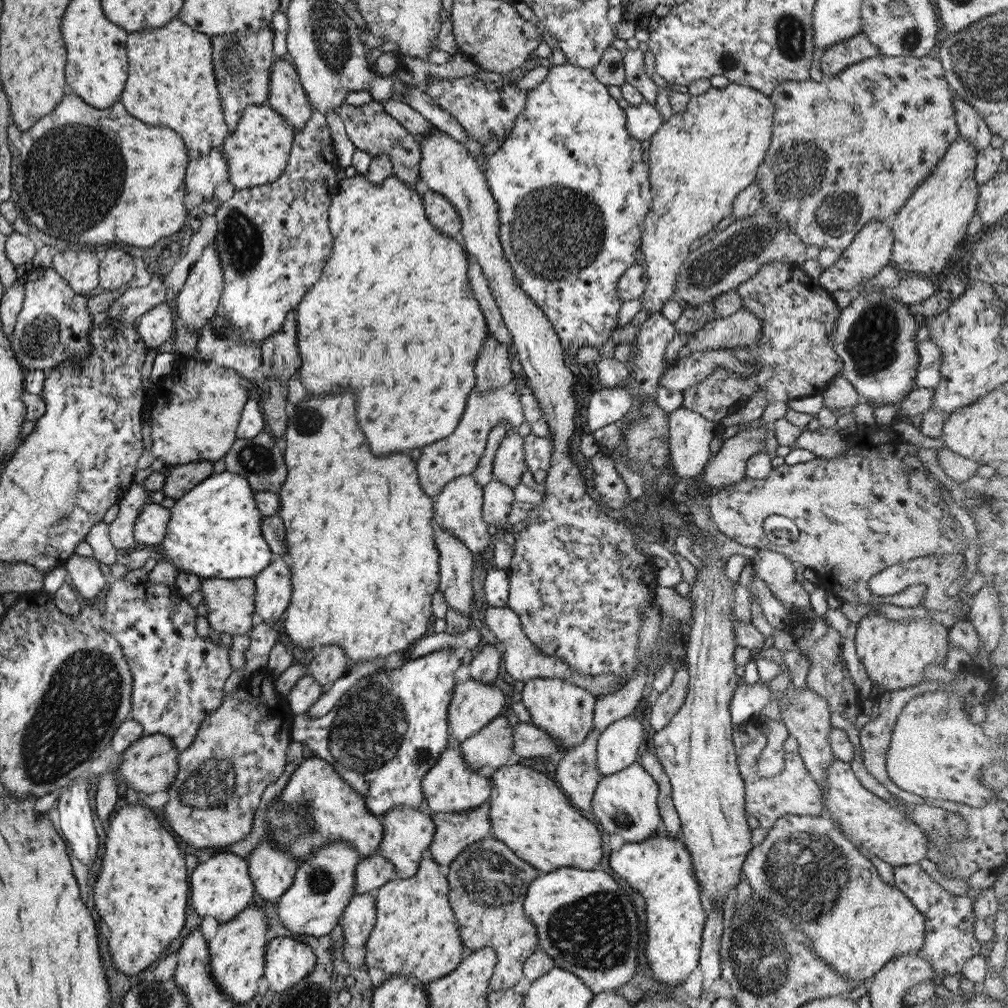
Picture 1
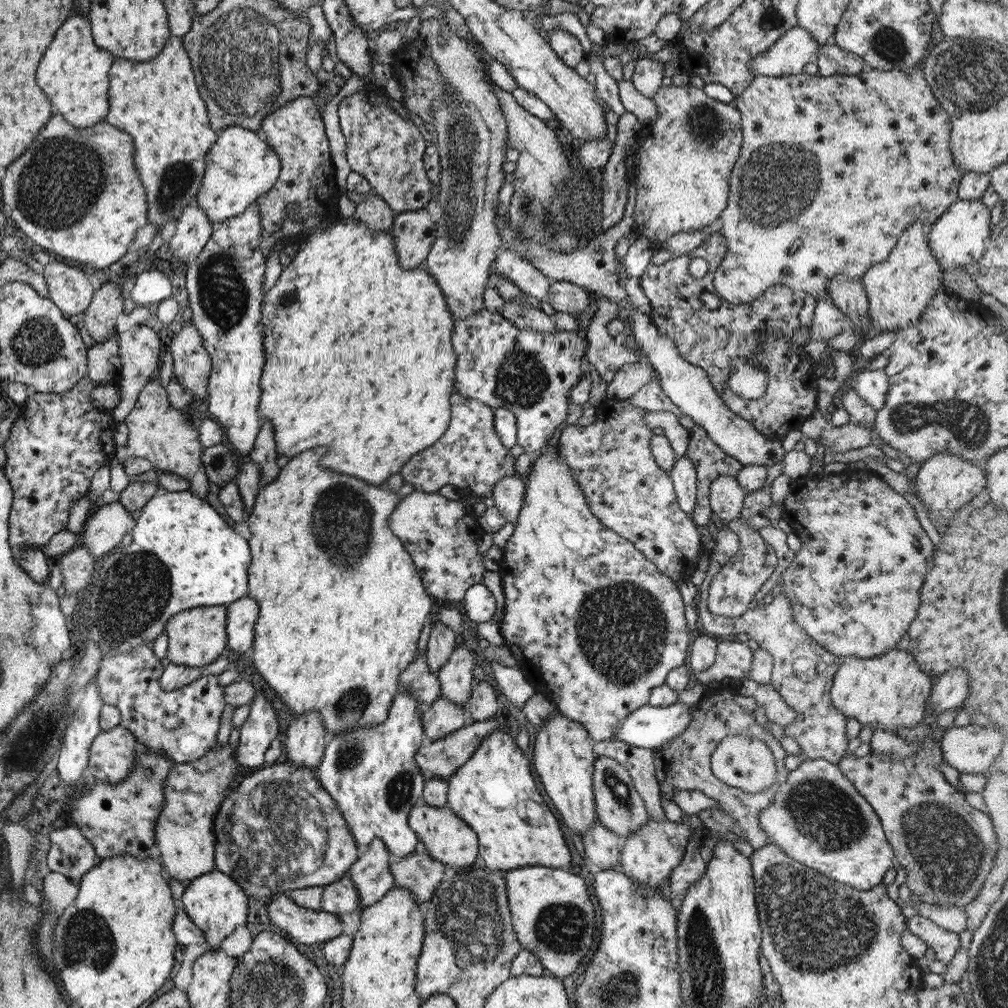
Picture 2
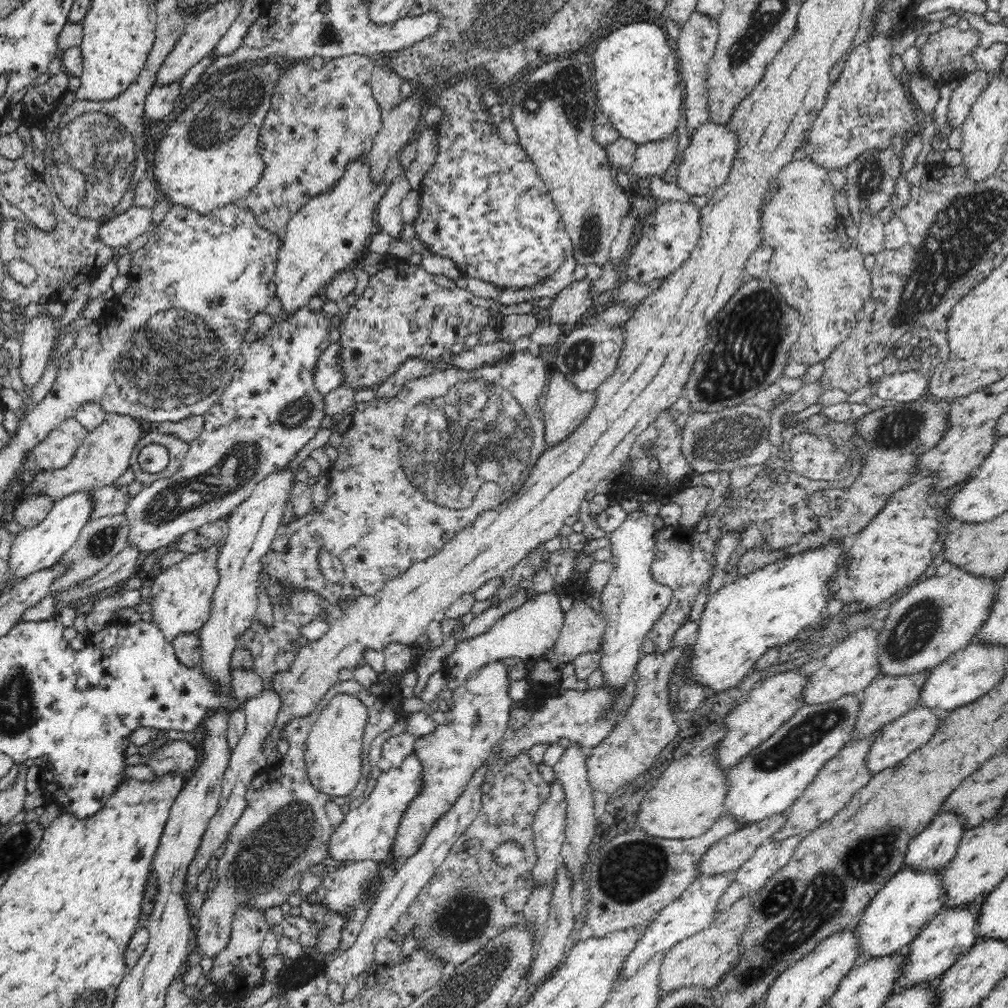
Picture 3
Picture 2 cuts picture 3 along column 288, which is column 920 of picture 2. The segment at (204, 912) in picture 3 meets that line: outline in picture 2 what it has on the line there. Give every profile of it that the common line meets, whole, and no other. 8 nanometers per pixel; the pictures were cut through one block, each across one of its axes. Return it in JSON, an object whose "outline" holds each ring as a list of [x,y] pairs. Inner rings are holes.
{"outline":[[[921,722],[912,727],[897,727],[894,730],[894,735],[901,740],[920,742],[920,751],[909,756],[893,755],[890,759],[880,759],[870,752],[863,757],[856,757],[853,752],[846,750],[838,759],[837,765],[878,816],[887,842],[892,848],[893,860],[906,873],[904,882],[910,890],[909,894],[920,896],[927,906],[965,908],[975,898],[993,866],[999,844],[996,842],[990,818],[971,807],[965,801],[964,793],[955,790],[938,769],[938,764],[943,760],[938,735],[934,729]]]}

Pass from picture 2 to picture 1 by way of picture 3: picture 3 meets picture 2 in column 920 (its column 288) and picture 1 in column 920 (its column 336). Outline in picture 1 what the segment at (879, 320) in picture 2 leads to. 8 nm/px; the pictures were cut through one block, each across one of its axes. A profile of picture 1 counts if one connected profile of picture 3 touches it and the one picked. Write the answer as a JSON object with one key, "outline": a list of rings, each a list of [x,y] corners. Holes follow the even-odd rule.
{"outline":[[[963,137],[956,138],[935,168],[913,189],[890,219],[893,243],[890,262],[902,276],[937,276],[966,236],[967,224],[976,209],[978,187],[974,181],[976,148]]]}

